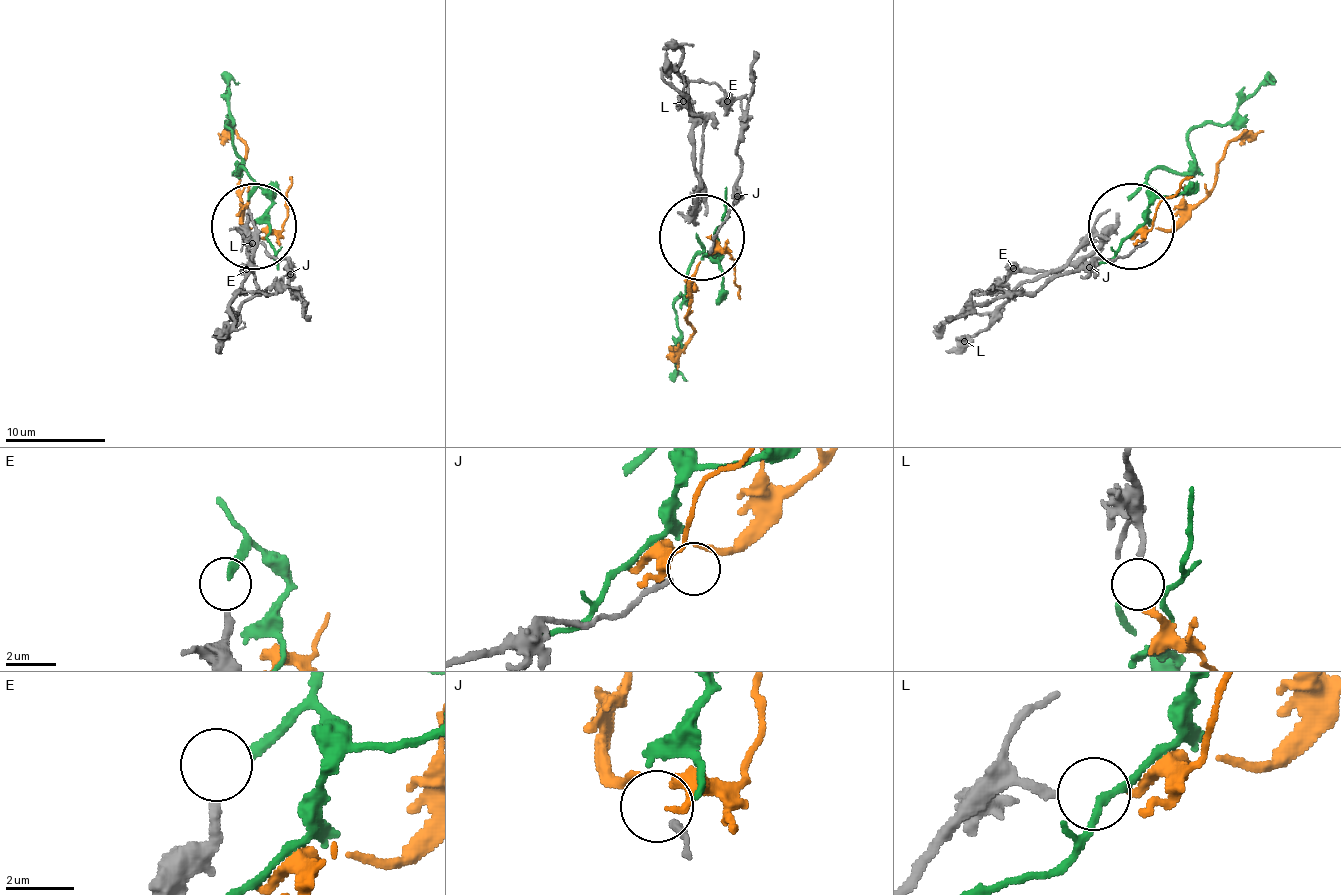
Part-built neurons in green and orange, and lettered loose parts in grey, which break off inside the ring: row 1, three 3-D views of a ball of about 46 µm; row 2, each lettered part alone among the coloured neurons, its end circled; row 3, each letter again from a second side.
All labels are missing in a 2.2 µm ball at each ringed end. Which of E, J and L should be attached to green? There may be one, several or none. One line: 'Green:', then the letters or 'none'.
Green: E

